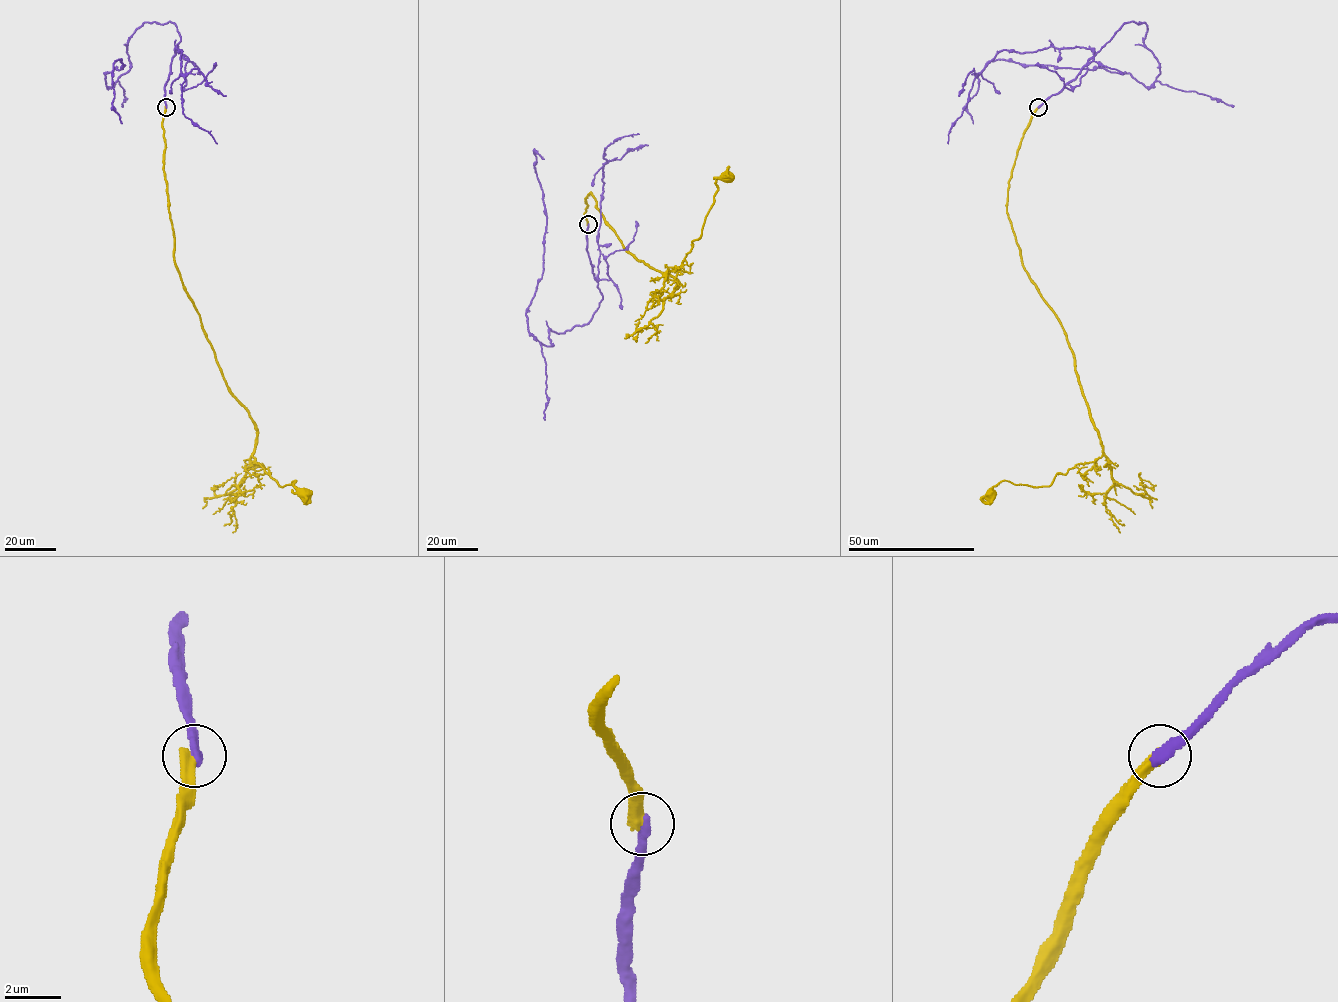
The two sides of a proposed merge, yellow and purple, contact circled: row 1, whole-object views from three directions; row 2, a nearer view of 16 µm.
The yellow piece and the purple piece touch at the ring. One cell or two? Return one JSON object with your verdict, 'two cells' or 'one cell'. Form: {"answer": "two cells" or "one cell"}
{"answer": "two cells"}

